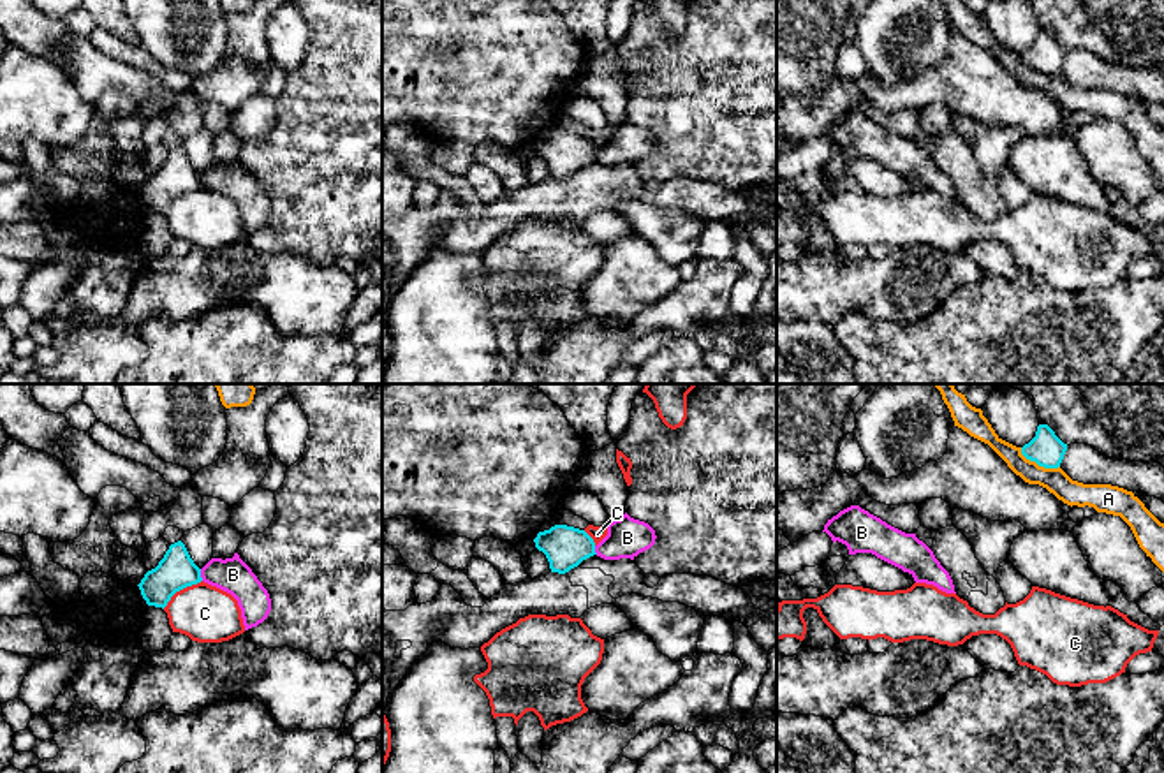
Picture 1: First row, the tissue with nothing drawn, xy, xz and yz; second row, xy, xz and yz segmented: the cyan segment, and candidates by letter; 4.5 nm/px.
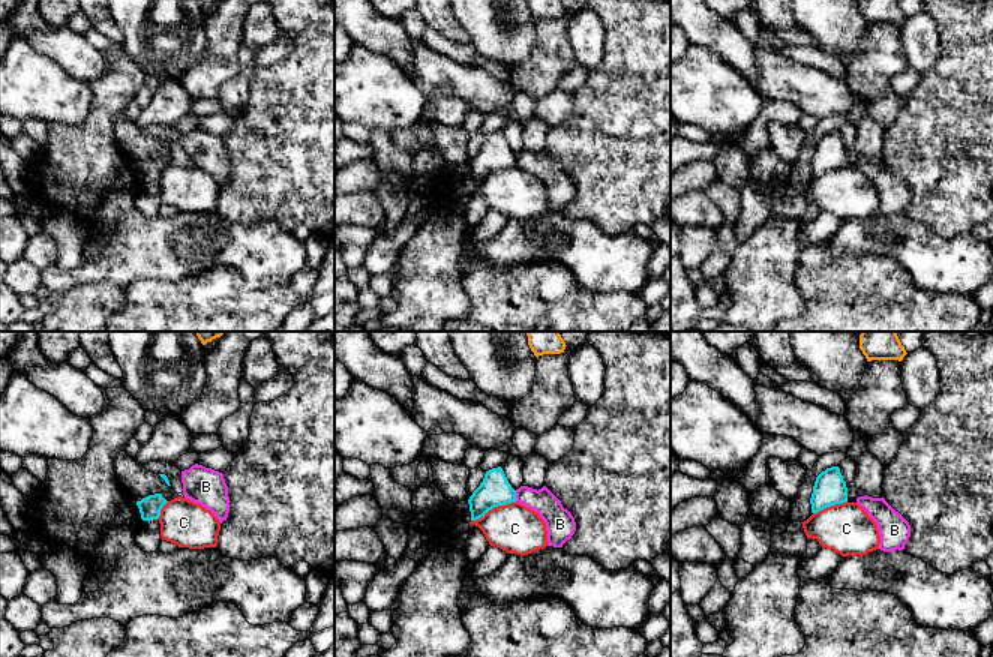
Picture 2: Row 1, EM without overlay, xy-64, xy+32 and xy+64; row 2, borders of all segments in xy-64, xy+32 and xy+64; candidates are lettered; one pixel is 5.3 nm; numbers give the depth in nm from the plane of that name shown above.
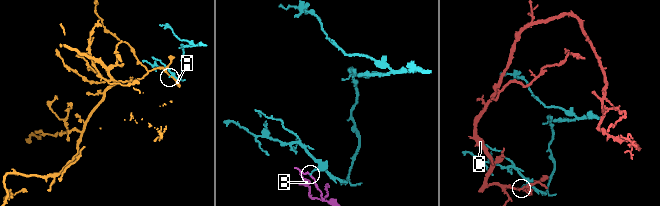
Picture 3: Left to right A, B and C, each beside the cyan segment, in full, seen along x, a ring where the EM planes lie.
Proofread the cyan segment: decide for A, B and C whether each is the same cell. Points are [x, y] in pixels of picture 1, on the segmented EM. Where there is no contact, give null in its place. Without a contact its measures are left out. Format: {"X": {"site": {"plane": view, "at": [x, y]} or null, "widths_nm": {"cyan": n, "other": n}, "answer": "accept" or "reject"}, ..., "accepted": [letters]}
{"A": {"site": {"plane": "yz", "at": [1038, 463]}, "widths_nm": {"cyan": 160, "other": 110}, "answer": "reject"}, "B": {"site": {"plane": "xy", "at": [199, 574]}, "widths_nm": {"cyan": 170, "other": 160}, "answer": "reject"}, "C": {"site": {"plane": "xy", "at": [180, 588]}, "widths_nm": {"cyan": 170, "other": 260}, "answer": "reject"}, "accepted": []}

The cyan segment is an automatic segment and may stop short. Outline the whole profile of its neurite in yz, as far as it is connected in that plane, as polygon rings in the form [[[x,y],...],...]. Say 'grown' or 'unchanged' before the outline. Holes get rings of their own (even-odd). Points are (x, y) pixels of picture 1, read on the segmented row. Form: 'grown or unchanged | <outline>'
unchanged | [[[1039,424],[1035,437],[1021,447],[1021,454],[1044,468],[1058,468],[1067,444],[1064,444],[1048,424]]]

